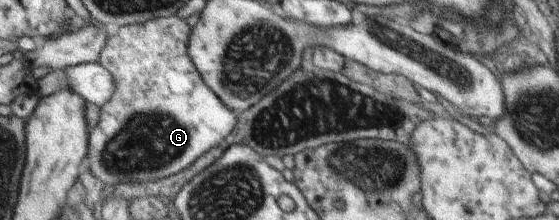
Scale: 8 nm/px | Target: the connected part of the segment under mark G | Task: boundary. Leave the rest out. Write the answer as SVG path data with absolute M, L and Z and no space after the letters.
M176 17L158 18L148 20L143 24L130 24L121 28L116 28L111 33L105 48L101 51L99 63L106 68L113 77L115 85L114 93L111 98L108 98L100 108L100 119L90 133L90 149L85 160L85 167L90 171L90 179L93 184L98 183L98 180L107 187L116 188L122 184L148 184L162 179L162 177L170 177L173 173L182 171L184 167L188 167L196 157L200 157L202 153L206 153L208 149L212 149L214 145L218 145L234 127L236 117L232 111L226 109L221 99L211 90L203 80L198 70L195 68L194 62L191 61L190 54L187 53L187 45L190 44L191 27L186 24L186 20Z

